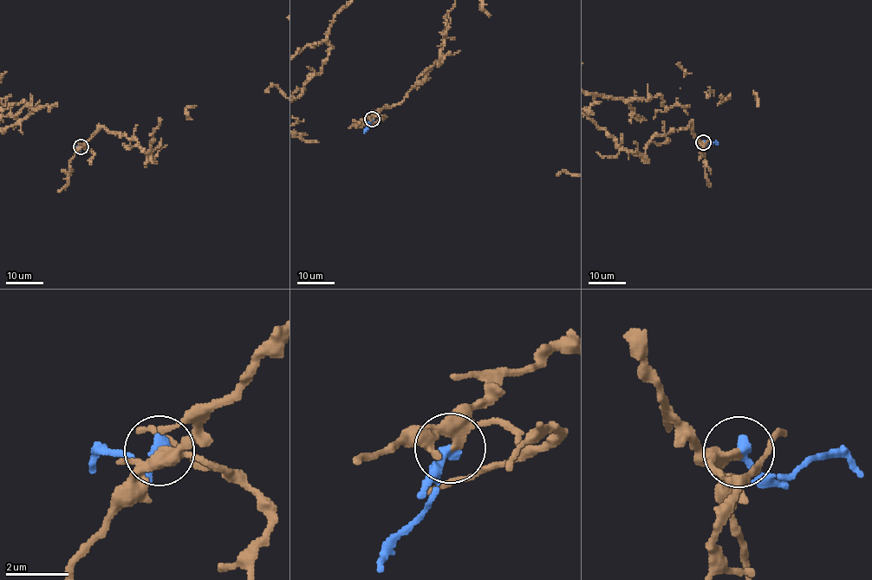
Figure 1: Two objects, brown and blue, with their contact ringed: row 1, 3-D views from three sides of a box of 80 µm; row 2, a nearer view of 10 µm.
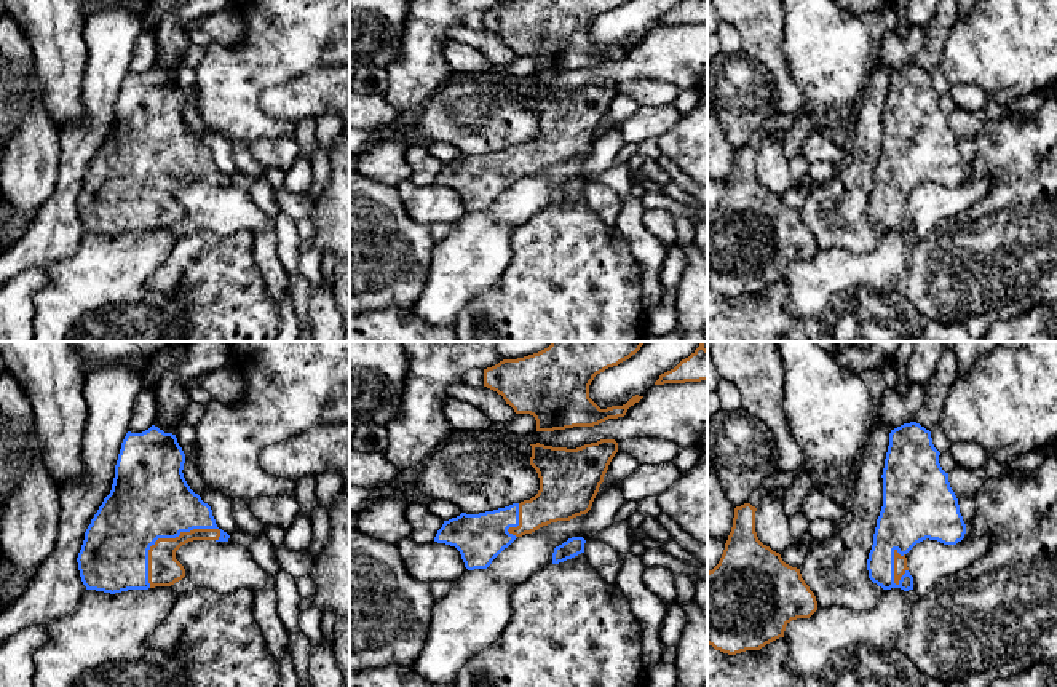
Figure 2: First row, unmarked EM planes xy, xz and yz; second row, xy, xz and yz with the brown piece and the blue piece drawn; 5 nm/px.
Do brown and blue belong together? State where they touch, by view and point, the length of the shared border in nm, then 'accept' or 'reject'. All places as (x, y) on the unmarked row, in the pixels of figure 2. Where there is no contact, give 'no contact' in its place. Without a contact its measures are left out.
xy (165, 181) | 460 nm | accept

